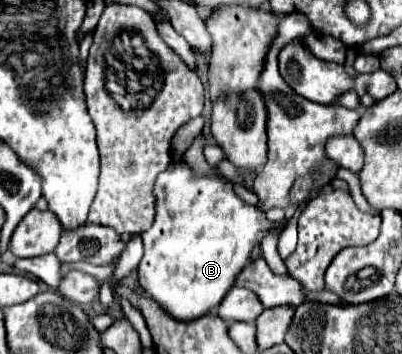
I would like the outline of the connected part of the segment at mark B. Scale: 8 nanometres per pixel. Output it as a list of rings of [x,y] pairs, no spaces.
[[[172,163],[172,167],[168,167],[168,171],[160,173],[158,179],[156,179],[154,191],[156,191],[156,201],[158,201],[158,207],[156,207],[156,221],[154,221],[154,225],[152,225],[148,231],[142,233],[144,257],[142,257],[140,265],[138,265],[138,283],[140,283],[140,287],[144,289],[144,293],[150,295],[172,319],[176,319],[176,321],[194,321],[194,319],[198,319],[198,317],[204,317],[204,315],[212,313],[212,311],[222,303],[224,295],[234,287],[234,281],[236,281],[236,277],[240,275],[240,271],[248,265],[252,247],[258,245],[258,243],[262,241],[262,237],[268,233],[268,229],[272,229],[276,223],[270,223],[270,221],[266,219],[266,215],[264,215],[262,211],[258,211],[254,205],[244,203],[244,201],[232,191],[232,185],[230,185],[226,179],[222,179],[222,177],[208,177],[208,175],[206,175],[206,177],[198,177],[198,175],[194,175],[194,173],[190,171],[190,167],[186,167],[184,163]]]

